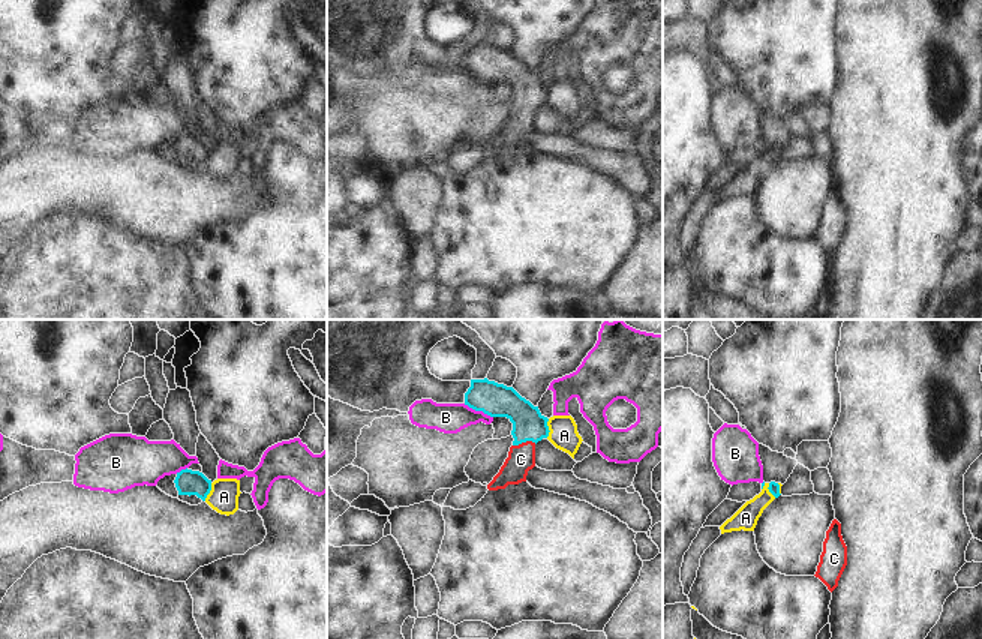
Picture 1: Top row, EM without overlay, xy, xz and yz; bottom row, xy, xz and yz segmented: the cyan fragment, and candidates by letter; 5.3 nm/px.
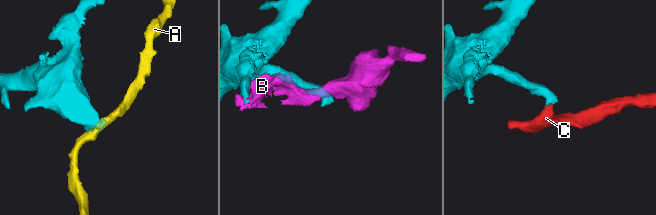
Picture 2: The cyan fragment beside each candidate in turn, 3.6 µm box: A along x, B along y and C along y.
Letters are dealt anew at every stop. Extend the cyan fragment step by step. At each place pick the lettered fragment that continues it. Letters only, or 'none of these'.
C

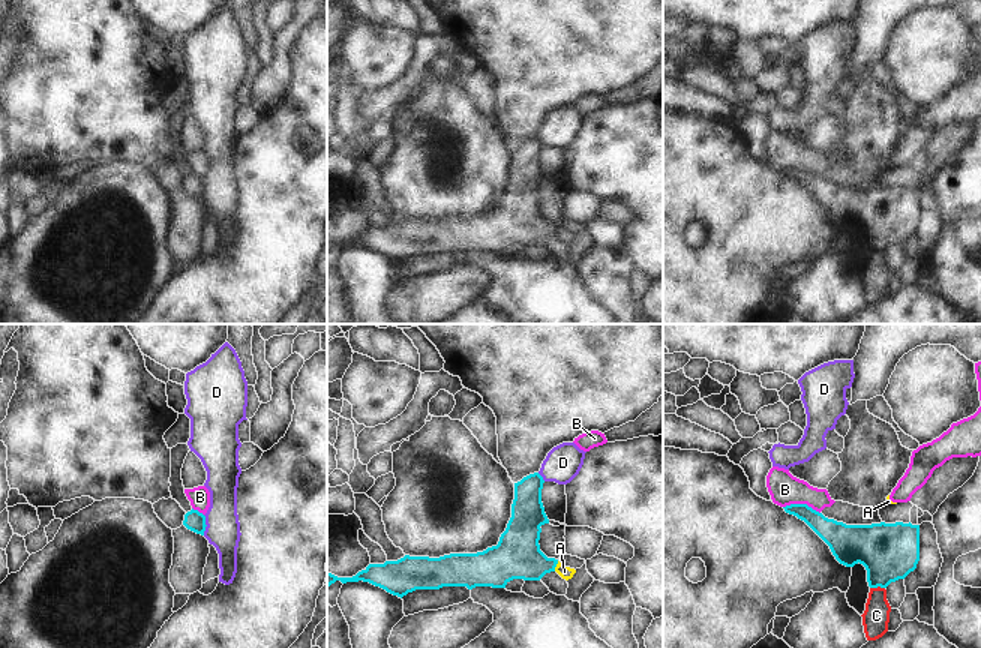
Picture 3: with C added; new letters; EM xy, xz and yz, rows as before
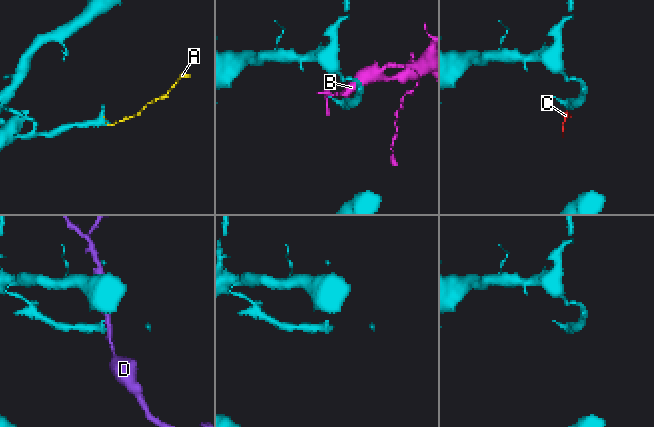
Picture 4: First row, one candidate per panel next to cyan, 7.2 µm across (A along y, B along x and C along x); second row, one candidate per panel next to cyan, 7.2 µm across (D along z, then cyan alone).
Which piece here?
none of these

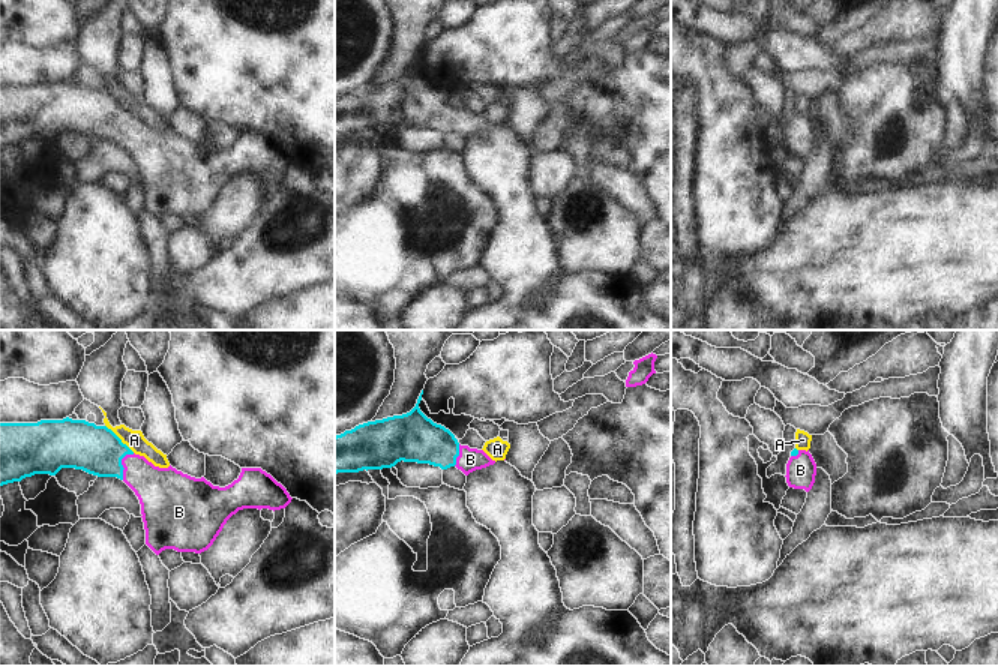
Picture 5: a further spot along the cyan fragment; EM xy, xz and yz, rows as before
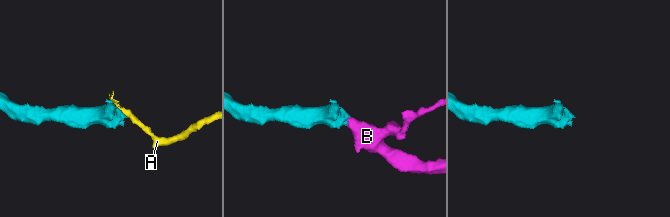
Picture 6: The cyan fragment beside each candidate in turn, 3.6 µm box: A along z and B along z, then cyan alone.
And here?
B

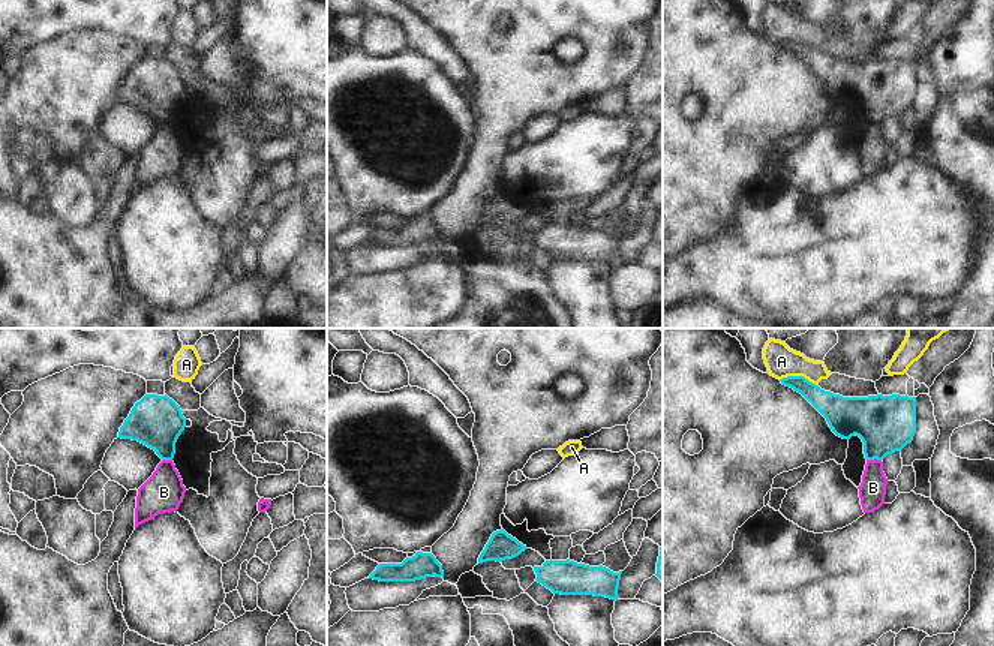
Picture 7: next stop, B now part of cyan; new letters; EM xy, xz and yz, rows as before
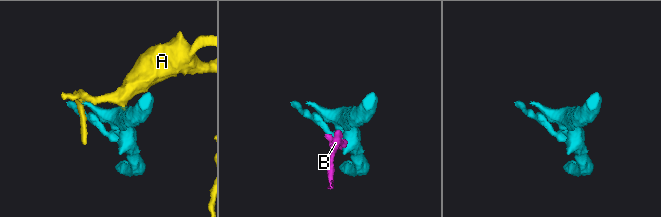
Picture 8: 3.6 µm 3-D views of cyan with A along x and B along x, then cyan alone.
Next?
none of these

